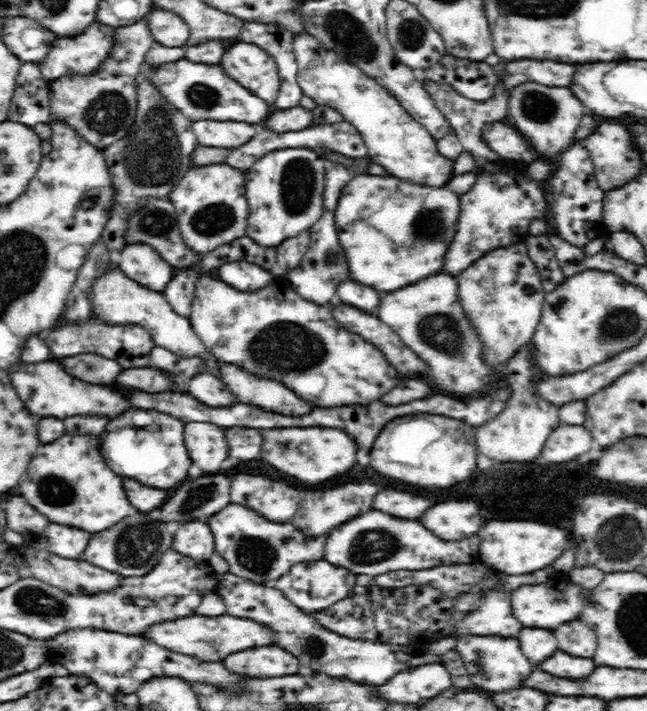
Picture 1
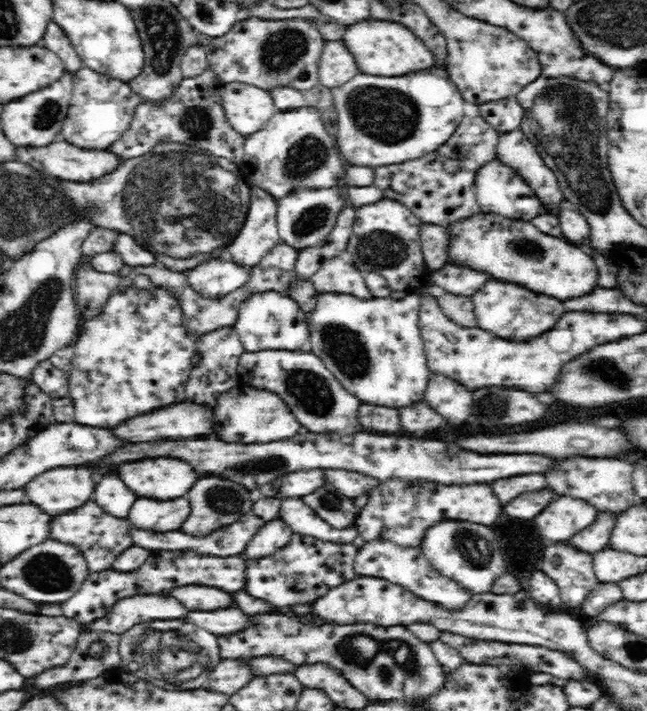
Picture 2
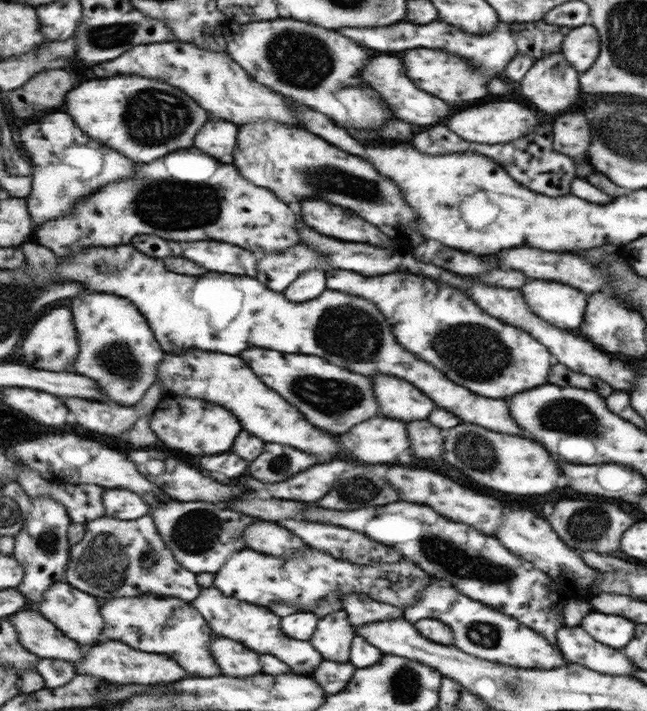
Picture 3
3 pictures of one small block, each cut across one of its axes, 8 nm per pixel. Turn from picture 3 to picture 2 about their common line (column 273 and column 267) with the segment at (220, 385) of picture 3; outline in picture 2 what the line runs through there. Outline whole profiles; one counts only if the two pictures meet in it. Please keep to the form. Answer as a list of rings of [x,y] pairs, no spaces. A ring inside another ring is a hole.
[[[240,381],[240,388],[232,388],[226,396],[220,398],[216,408],[216,418],[220,418],[220,438],[224,442],[240,442],[240,444],[252,444],[252,442],[274,442],[292,438],[300,432],[300,424],[290,412],[288,404],[274,392],[260,390],[260,388],[244,388]]]

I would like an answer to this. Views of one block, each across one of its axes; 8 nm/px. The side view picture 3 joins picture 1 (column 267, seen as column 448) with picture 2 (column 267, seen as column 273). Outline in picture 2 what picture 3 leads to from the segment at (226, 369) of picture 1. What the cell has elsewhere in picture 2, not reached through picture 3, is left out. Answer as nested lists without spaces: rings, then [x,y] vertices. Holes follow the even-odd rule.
[[[262,290],[248,294],[240,303],[234,328],[246,352],[260,350],[300,350],[309,348],[311,331],[308,314],[292,298],[275,290]]]

